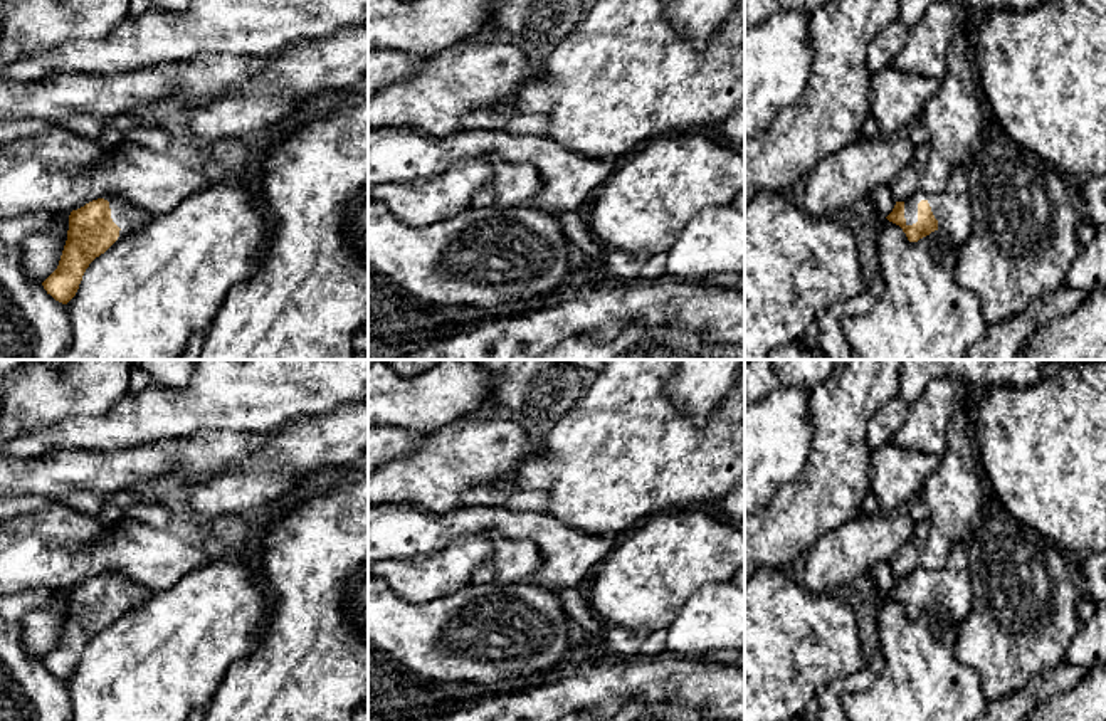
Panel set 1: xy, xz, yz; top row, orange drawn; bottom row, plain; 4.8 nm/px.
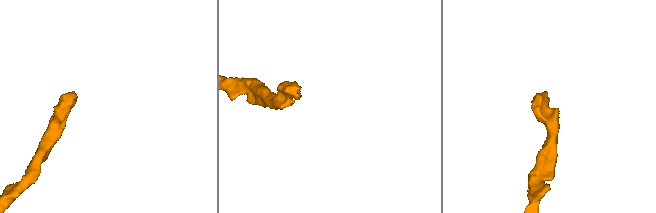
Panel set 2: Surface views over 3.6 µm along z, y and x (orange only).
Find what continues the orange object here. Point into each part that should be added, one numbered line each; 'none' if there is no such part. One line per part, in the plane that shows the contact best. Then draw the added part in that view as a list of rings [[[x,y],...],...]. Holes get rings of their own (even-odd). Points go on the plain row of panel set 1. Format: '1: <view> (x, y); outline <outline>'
1: yz (952, 584); outline [[[955,543],[945,566],[928,571],[921,565],[904,576],[906,602],[918,598],[918,580],[926,576],[938,597],[938,607],[948,612],[950,620],[960,627],[972,608],[972,578],[968,571],[968,553],[963,543]]]

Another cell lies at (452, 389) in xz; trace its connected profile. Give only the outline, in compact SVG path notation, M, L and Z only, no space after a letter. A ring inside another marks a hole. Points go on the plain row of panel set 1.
M368 360L368 427L434 432L487 402L494 382L474 360L440 360L412 378Z

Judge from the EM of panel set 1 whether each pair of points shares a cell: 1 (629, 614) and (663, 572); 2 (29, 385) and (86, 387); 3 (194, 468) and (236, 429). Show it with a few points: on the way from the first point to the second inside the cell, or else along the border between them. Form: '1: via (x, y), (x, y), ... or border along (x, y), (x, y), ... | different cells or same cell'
1: via (631, 604), (653, 582) | same cell
2: via (42, 387), (73, 387) | same cell
3: border along (202, 437), (167, 439), (163, 442) | different cells

